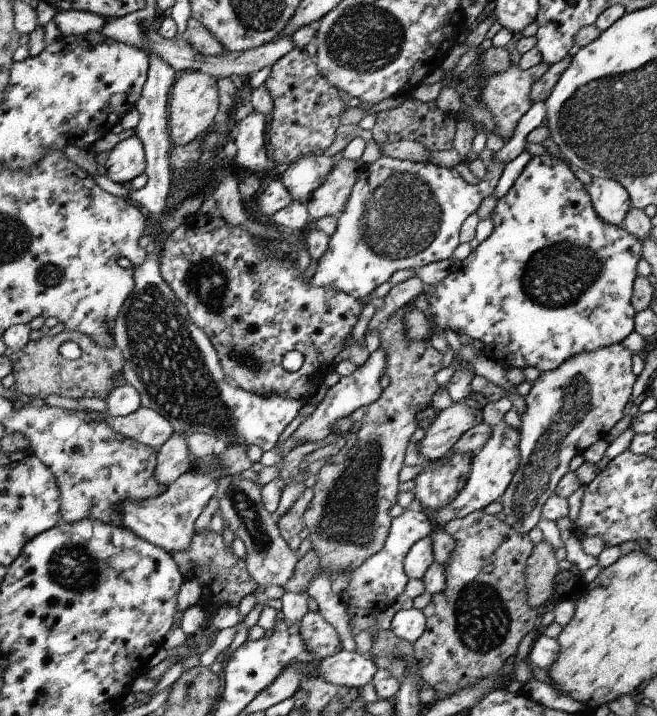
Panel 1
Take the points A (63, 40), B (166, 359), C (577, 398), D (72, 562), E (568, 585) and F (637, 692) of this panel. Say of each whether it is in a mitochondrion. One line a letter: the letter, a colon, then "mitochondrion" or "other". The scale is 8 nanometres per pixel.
A: other
B: mitochondrion
C: mitochondrion
D: mitochondrion
E: other
F: other

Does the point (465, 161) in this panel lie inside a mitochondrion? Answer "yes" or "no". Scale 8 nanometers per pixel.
no

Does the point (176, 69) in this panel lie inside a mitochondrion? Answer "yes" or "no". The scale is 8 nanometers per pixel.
no

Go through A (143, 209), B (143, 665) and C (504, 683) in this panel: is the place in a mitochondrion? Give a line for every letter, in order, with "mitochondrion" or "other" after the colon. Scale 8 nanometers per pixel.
A: other
B: other
C: other

